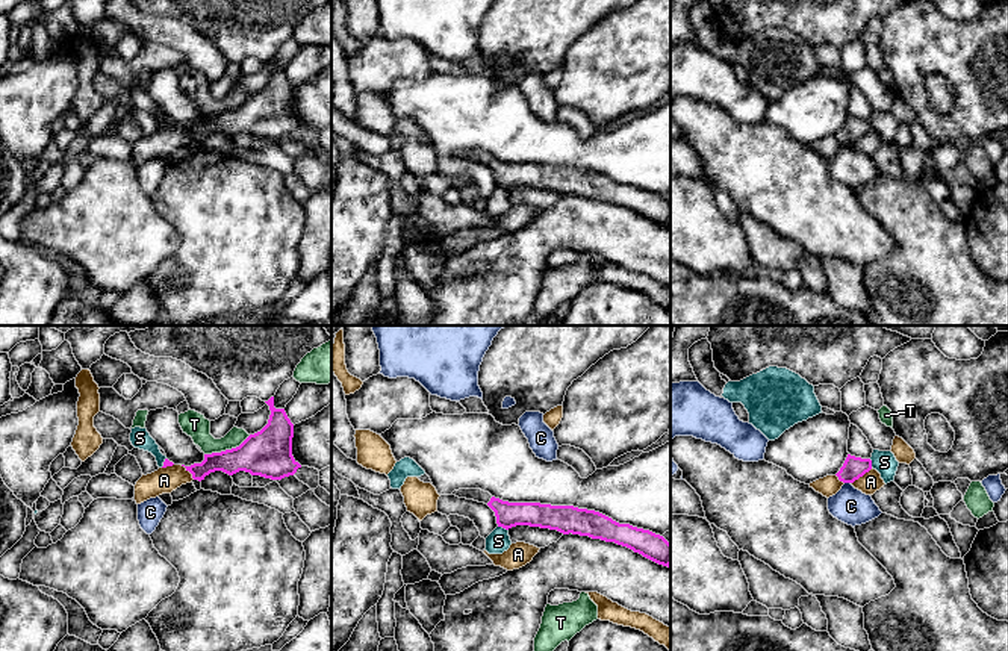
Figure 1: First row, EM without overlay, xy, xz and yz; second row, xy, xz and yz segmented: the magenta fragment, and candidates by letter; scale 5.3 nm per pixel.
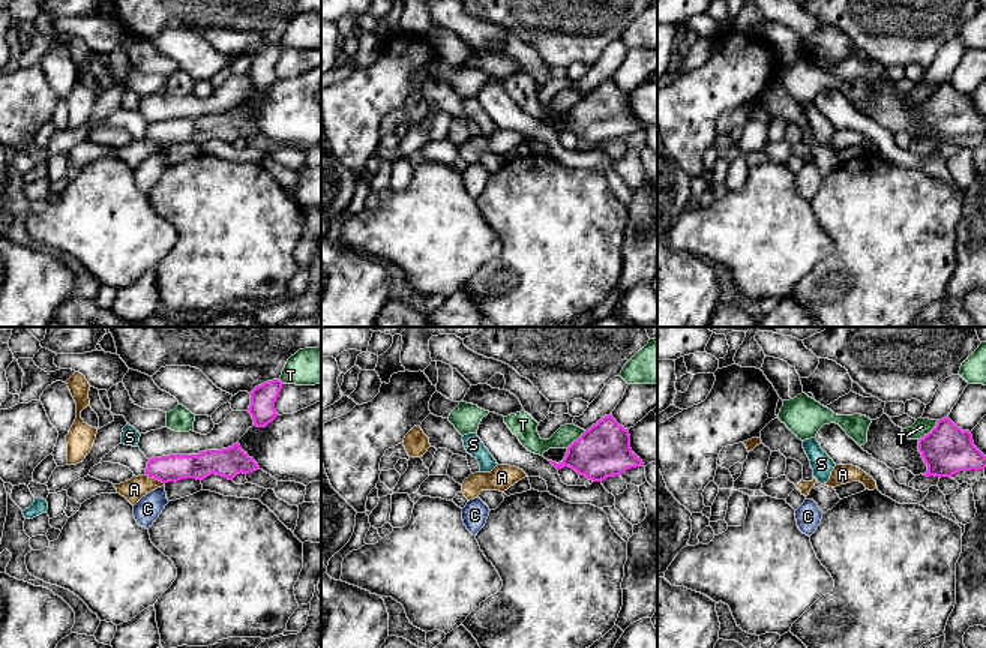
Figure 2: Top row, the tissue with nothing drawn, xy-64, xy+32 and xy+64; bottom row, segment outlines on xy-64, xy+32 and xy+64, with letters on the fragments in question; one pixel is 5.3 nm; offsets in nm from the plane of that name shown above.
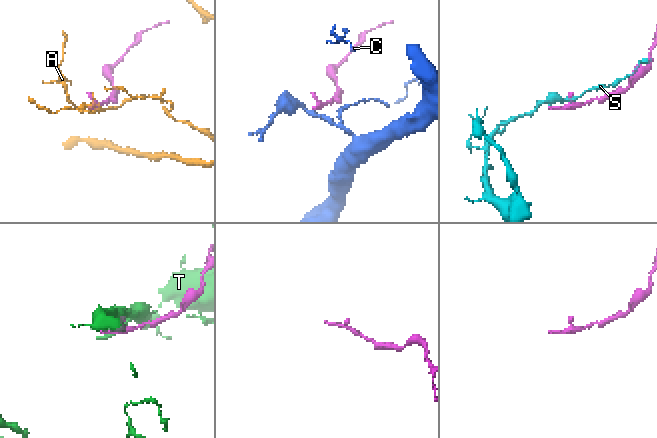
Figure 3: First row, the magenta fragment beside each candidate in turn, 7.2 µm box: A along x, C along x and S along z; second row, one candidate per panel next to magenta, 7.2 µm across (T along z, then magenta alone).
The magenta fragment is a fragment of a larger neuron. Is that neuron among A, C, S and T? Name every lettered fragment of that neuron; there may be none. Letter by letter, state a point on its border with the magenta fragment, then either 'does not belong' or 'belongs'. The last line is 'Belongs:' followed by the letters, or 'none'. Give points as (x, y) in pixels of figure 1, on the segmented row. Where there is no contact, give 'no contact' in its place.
A: meets magenta in yz at (861, 476); does not belong
C: meets magenta in yz at (848, 482); does not belong
S: meets magenta in xz at (503, 527); does not belong
T: meets magenta in xy at (227, 450); does not belong
Belongs: none

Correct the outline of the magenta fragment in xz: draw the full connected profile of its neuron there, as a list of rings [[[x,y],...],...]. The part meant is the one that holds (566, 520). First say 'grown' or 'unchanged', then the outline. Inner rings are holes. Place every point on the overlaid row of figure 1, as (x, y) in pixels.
grown; [[[459,489],[453,495],[487,504],[495,512],[498,527],[506,530],[530,525],[557,530],[563,534],[589,536],[614,542],[658,565],[670,566],[670,544],[663,536],[630,524],[619,524],[595,510],[540,503],[509,503],[481,489]]]

